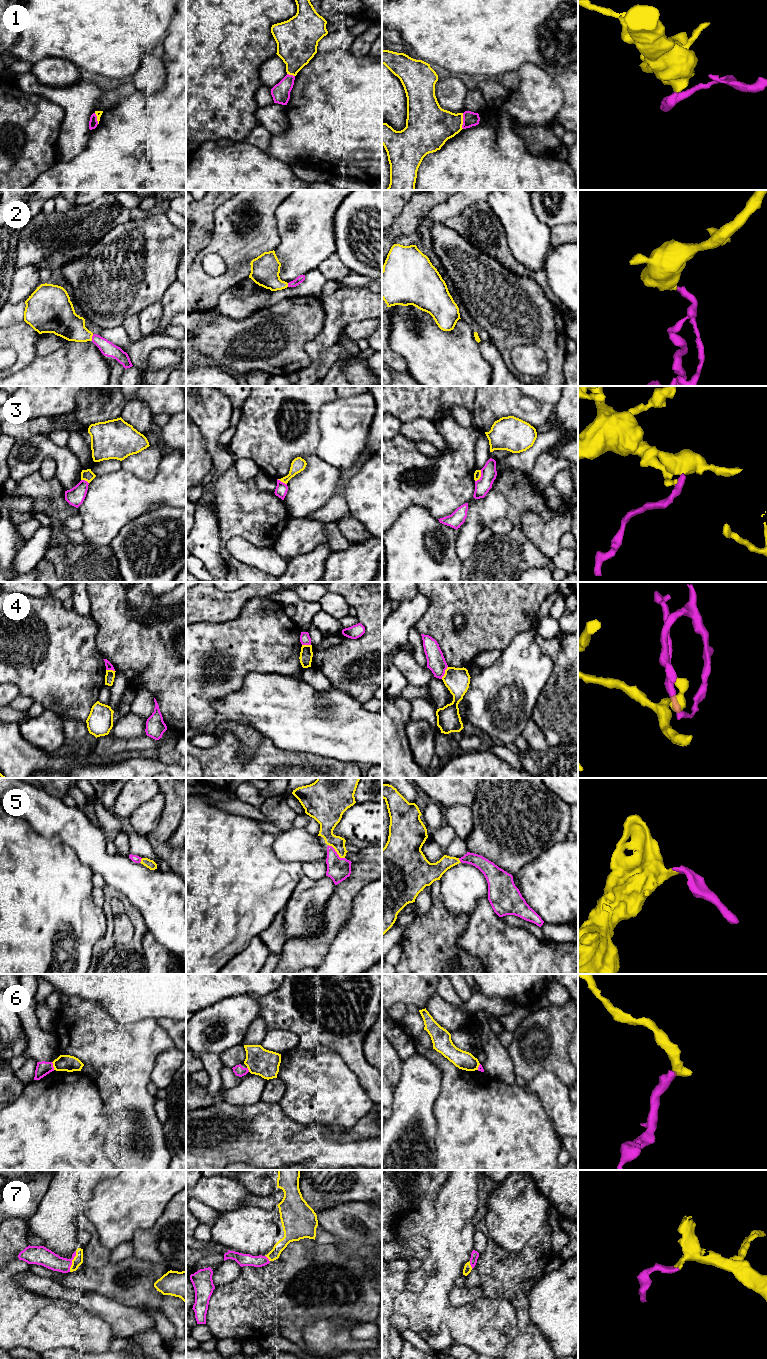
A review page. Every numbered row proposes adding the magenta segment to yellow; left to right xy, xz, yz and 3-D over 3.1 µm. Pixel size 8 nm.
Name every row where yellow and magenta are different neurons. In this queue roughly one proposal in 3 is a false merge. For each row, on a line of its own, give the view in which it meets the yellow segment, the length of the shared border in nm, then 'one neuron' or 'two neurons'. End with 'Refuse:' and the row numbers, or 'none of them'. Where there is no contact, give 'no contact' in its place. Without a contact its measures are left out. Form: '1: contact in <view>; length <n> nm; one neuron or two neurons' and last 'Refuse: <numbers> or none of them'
1: contact in yz; length 130 nm; two neurons
2: contact in xy; length 60 nm; one neuron
3: contact in yz; length 110 nm; two neurons
4: contact in yz; length 120 nm; two neurons
5: contact in xz; length 180 nm; one neuron
6: contact in xy; length 70 nm; two neurons
7: contact in xy; length 180 nm; one neuron
Refuse: 1, 3, 4, 6

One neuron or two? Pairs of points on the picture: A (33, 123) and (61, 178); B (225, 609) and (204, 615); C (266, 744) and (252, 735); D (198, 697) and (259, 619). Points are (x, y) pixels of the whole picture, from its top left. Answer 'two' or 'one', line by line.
A: two
B: one
C: two
D: one

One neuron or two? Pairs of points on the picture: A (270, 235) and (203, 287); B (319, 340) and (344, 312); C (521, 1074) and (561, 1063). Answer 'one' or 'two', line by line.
A: one
B: one
C: one

